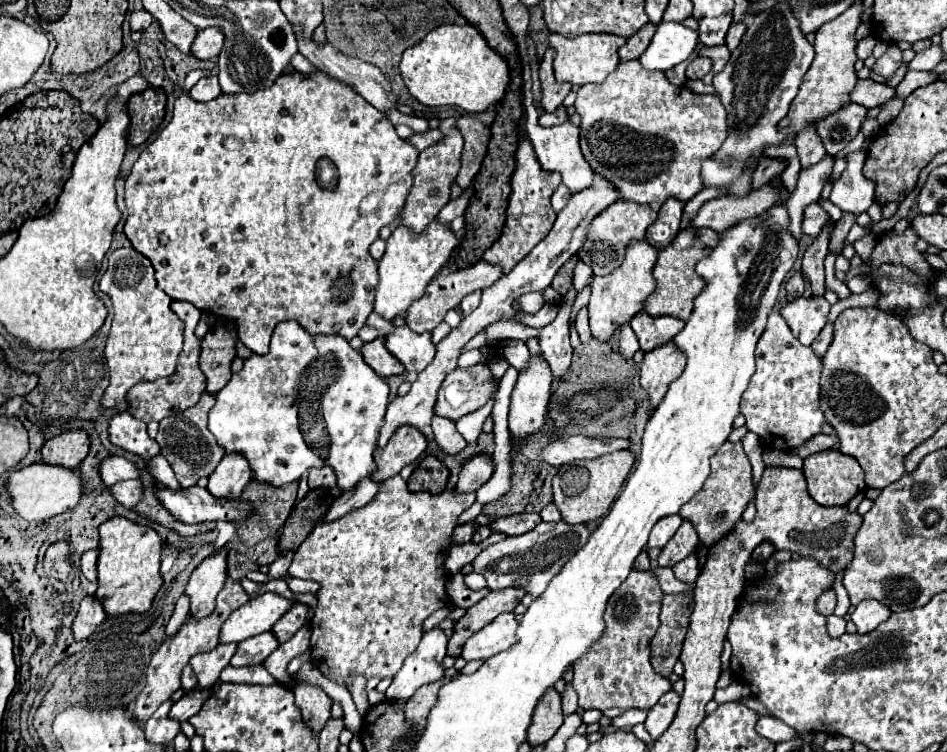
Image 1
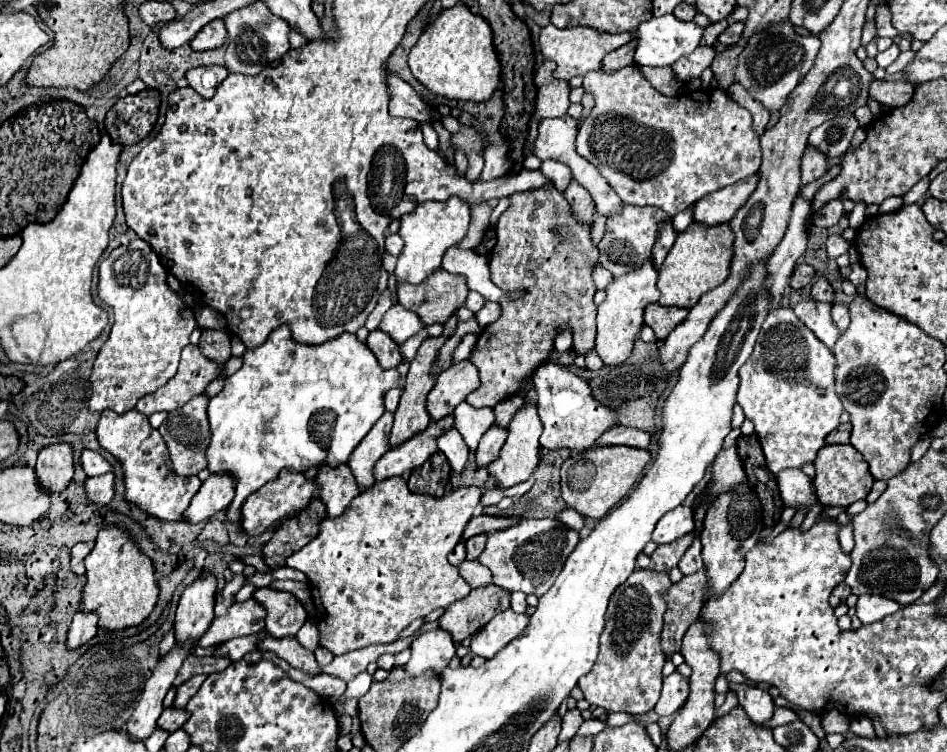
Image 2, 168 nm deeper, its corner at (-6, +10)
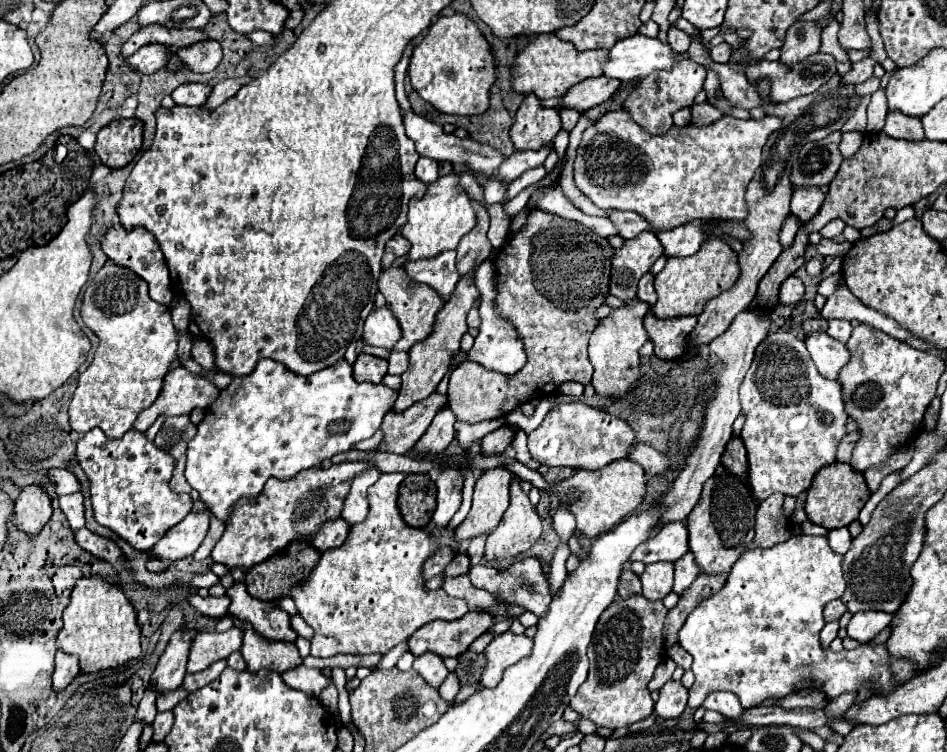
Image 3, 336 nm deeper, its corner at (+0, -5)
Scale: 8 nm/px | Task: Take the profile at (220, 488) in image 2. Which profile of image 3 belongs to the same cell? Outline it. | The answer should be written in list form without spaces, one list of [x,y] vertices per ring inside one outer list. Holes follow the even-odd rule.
[[[210,510],[190,512],[180,524],[172,526],[172,530],[164,534],[164,538],[150,550],[152,556],[170,562],[180,560],[184,556],[192,556],[208,532],[210,518],[212,518]]]

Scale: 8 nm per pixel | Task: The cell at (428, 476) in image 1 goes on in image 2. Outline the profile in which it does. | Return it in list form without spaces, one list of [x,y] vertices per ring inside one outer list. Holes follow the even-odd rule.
[[[436,451],[424,465],[412,469],[408,477],[408,489],[412,493],[442,497],[448,479],[450,479],[450,465],[446,457],[442,457],[442,451]]]

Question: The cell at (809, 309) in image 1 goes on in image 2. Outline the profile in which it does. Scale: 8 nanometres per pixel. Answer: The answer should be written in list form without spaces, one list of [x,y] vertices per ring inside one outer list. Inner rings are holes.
[[[814,299],[808,301],[800,301],[794,307],[794,313],[800,317],[800,321],[828,347],[832,349],[834,343],[838,341],[838,337],[842,335],[840,329],[834,325],[832,317],[830,317],[830,307],[826,303],[816,303]]]

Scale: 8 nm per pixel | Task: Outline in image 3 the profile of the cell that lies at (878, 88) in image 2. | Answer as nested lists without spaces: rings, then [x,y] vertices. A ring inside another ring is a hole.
[[[888,112],[884,132],[892,138],[906,138],[906,140],[922,140],[924,138],[920,118],[904,116],[902,112]]]

